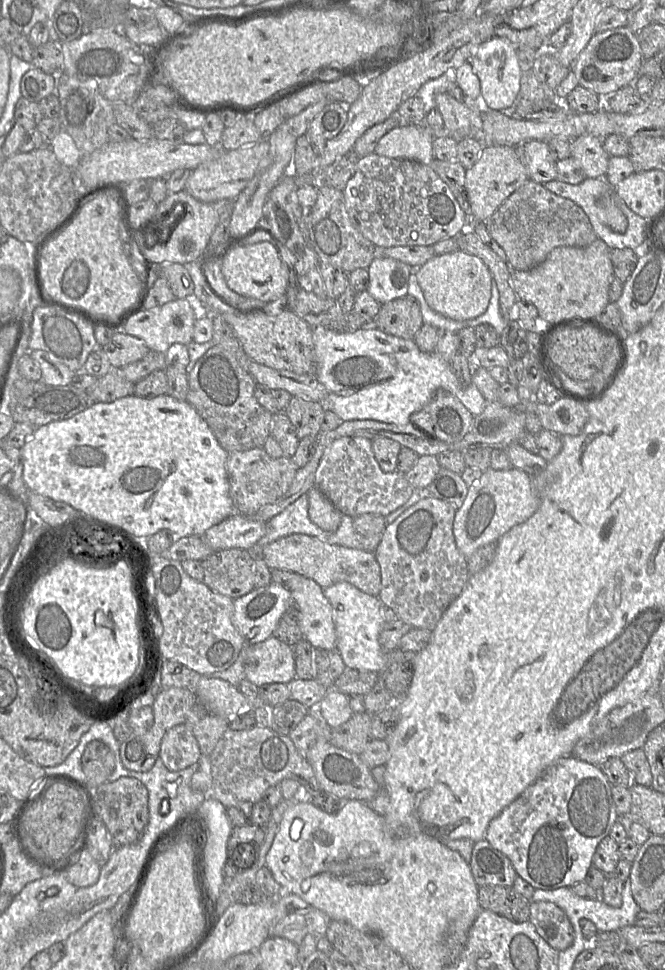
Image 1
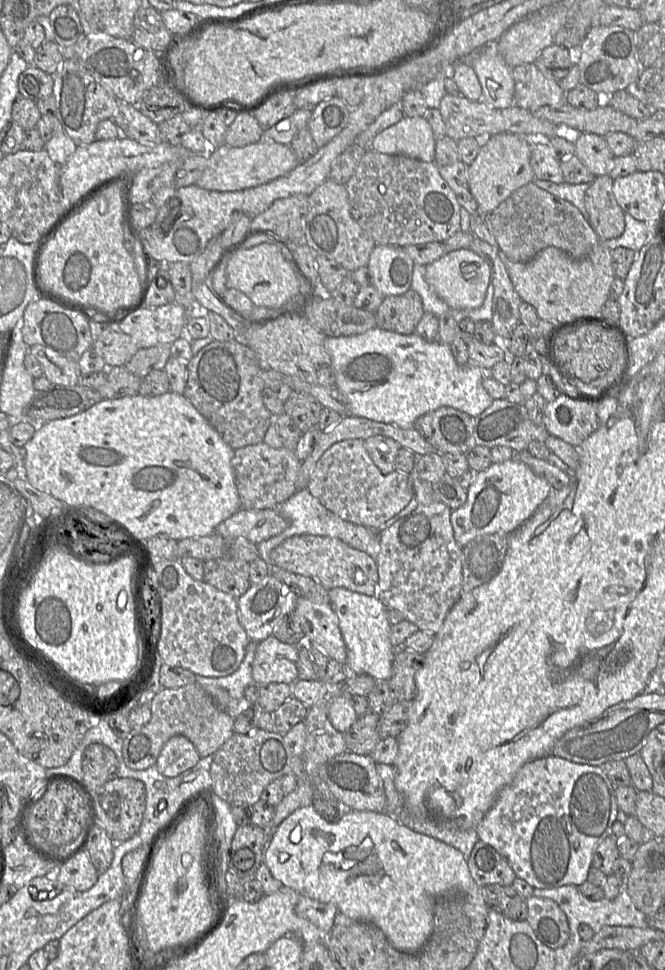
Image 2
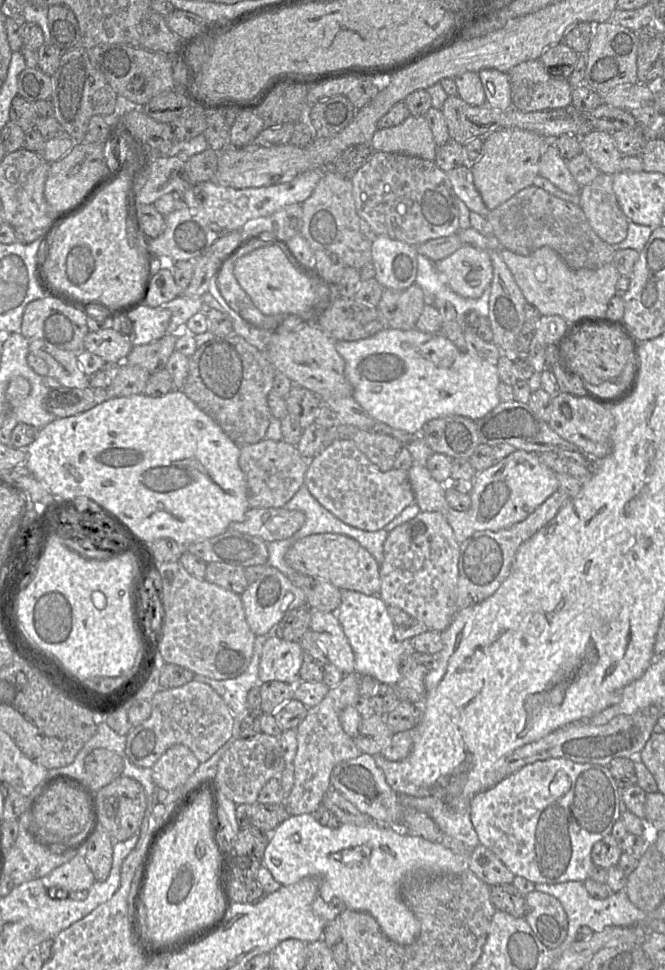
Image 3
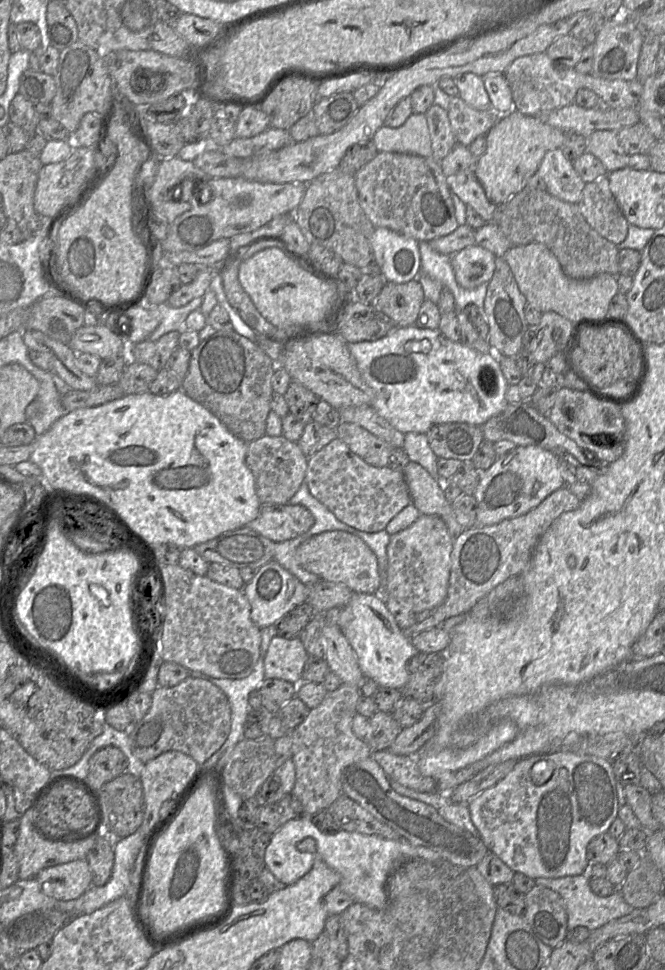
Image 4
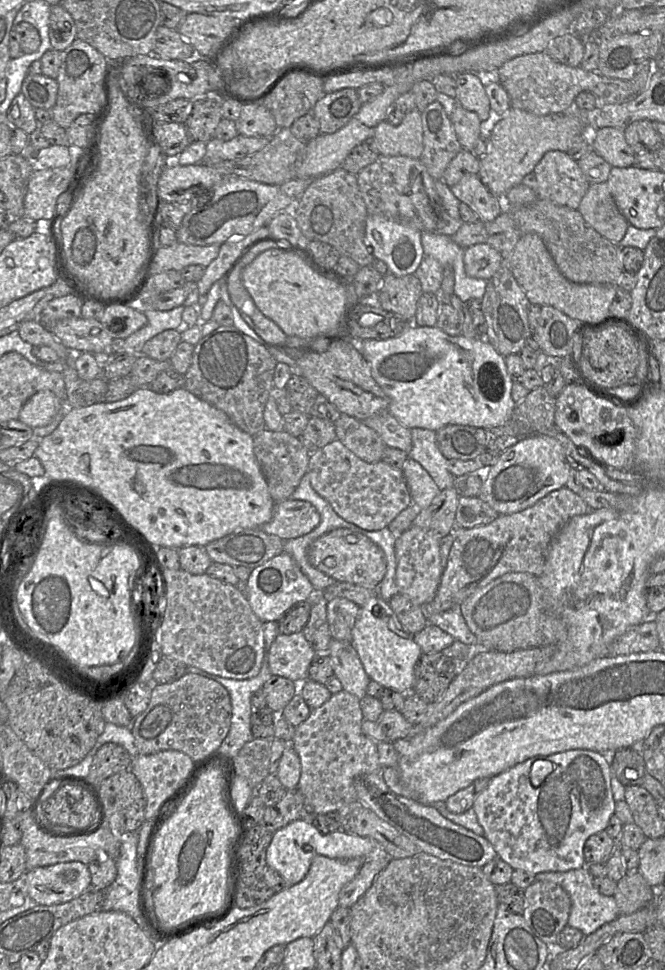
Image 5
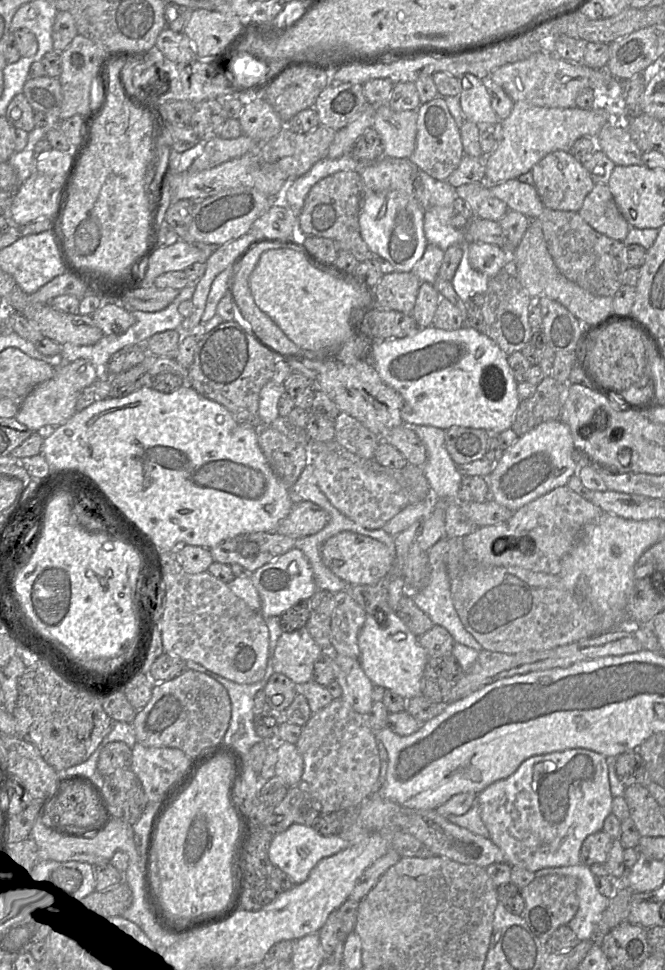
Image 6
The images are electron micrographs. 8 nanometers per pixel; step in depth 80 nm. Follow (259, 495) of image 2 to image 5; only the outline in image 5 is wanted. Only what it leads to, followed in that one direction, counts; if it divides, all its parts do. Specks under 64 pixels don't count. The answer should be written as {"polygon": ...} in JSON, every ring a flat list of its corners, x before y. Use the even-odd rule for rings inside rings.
{"polygon":[[265,428,253,436,253,450,272,499,275,502,291,499,301,478,308,470,311,454,301,438,294,437,285,431,270,431]]}

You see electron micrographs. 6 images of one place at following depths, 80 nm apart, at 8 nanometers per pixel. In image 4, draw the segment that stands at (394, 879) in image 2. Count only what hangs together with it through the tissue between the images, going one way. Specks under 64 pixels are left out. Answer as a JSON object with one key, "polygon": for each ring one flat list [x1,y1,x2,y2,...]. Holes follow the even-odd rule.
{"polygon":[[300,815,291,819,271,835,265,850,265,866,274,876,291,885,303,877,313,866,315,854,340,874,339,889,348,894,355,903,362,903,375,910,385,910,388,903,387,881,392,872,409,860,441,860,441,856,426,847,415,846,405,839,385,839,378,835,339,830,321,832,311,821,311,816]]}

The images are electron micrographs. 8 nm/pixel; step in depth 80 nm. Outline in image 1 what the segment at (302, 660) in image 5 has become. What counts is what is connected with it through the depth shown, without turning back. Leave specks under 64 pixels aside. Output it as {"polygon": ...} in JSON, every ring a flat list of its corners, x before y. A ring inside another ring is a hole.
{"polygon":[[274,636,256,644,247,644,244,677,258,687,271,683,288,684,296,678,293,646,287,645]]}

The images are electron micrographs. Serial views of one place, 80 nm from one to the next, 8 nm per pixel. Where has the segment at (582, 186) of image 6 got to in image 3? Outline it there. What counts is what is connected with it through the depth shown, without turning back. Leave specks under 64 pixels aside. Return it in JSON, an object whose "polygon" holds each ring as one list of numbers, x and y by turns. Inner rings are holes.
{"polygon":[[547,141,545,144,539,162,539,175,569,195,578,195,582,188,571,175,567,161,560,156,553,142]]}

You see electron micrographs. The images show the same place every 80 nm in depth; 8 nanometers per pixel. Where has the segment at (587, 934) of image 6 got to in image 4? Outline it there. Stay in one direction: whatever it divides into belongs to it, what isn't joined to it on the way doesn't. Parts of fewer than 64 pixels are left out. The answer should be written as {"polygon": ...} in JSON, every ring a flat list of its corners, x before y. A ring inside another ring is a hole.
{"polygon":[[587,873,574,876,565,876,560,878,536,878,536,885,542,885,550,888,563,898,567,912,568,922,567,930,570,931,578,926,584,926,593,931,612,920,623,917,632,912,634,909,623,898,617,889,606,897,596,895,589,884,590,877]]}

